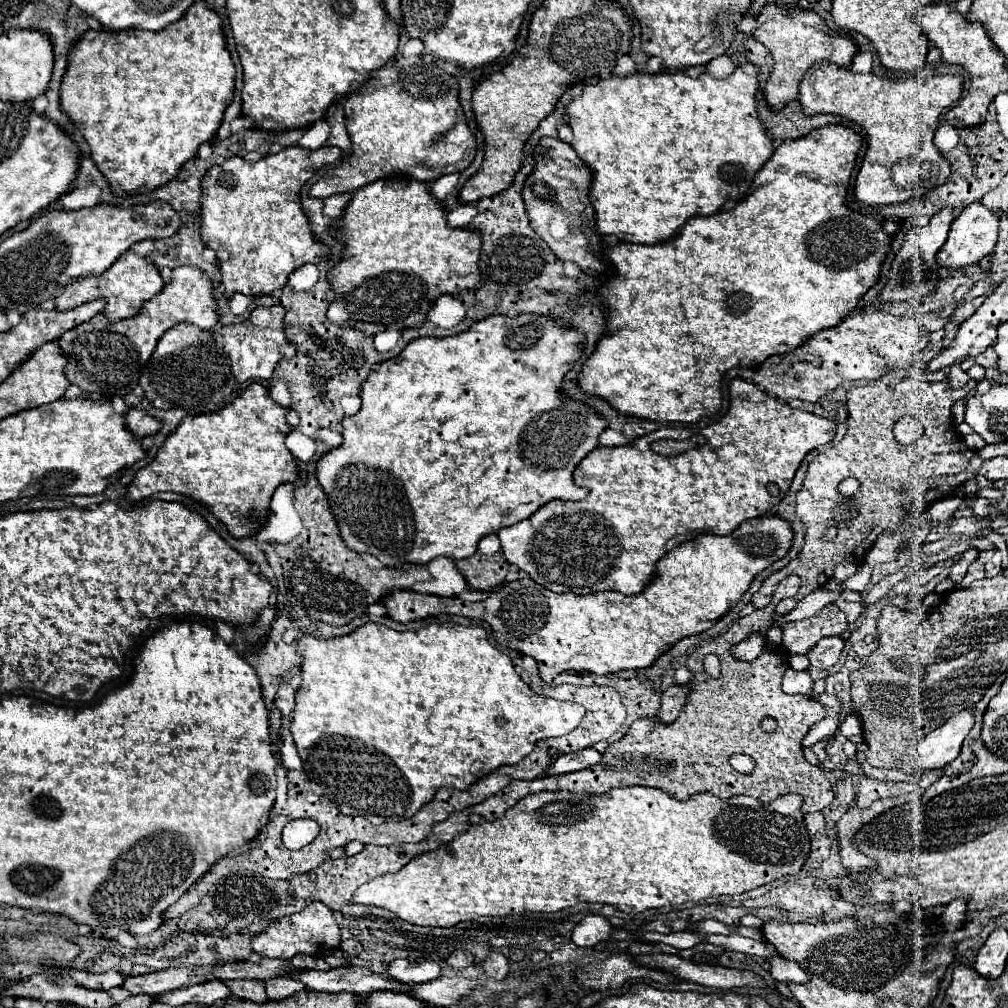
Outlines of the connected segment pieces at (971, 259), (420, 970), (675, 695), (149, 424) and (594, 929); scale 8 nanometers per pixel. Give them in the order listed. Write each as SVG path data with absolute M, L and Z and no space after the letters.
M979 202L969 204L953 220L949 236L947 236L945 244L941 246L941 250L937 252L939 266L945 266L949 270L961 270L961 268L967 268L967 266L981 262L985 256L989 256L993 252L993 248L997 244L997 228L999 228L999 220L991 210L987 210Z
M397 958L389 964L387 976L401 982L401 984L419 984L429 982L441 976L441 968L435 962L409 962L403 958Z
M671 686L661 694L661 708L657 712L659 724L671 724L679 716L683 704L687 702L689 690L689 686Z
M131 408L125 412L125 424L127 424L127 430L135 436L135 438L143 438L143 436L149 436L149 434L155 434L161 424L151 418L147 412L139 410L139 408Z
M589 914L585 916L575 928L573 928L573 936L571 940L577 944L577 946L595 946L599 942L605 942L611 938L611 932L613 932L613 926L609 924L607 918L599 916L599 914Z

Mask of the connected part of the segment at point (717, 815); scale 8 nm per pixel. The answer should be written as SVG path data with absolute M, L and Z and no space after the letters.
M627 786L627 788L613 788L599 796L579 796L571 792L541 792L521 798L513 808L505 812L503 818L493 822L481 822L481 818L473 818L473 826L465 832L453 838L447 844L441 844L433 852L425 852L417 858L413 858L409 864L405 864L395 874L385 874L379 878L373 878L371 882L363 884L351 898L353 904L373 904L391 910L399 918L417 924L417 926L441 926L449 928L463 920L475 920L479 916L511 916L511 914L523 914L523 912L557 912L569 906L575 906L579 902L603 902L619 908L627 914L637 914L647 908L661 908L661 906L677 906L685 902L697 902L711 896L733 896L747 892L751 888L757 888L761 884L773 882L785 874L799 874L807 854L809 854L809 834L803 824L801 814L801 796L797 794L785 794L773 800L771 804L763 804L751 796L731 796L727 800L717 798L709 792L697 794L685 802L679 802L665 792L657 788L645 788L645 786Z

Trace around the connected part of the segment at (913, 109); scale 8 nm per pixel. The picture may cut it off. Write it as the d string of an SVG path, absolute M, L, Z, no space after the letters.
M819 62L811 66L799 86L799 104L805 114L839 114L855 124L859 124L867 134L867 154L863 166L855 180L855 200L863 206L889 206L903 204L915 196L943 186L951 174L949 162L933 146L933 134L937 130L937 120L943 110L955 106L961 98L963 80L961 76L929 76L929 78L909 78L891 80L879 78L875 74L855 74L849 68L841 68L829 62Z

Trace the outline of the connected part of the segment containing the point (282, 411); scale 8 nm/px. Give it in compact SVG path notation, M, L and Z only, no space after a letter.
M253 382L239 398L235 398L219 412L185 416L177 430L165 438L155 458L133 476L131 484L127 486L125 500L141 502L163 490L187 494L197 502L205 504L213 512L213 516L227 526L233 538L253 538L267 522L269 500L275 488L285 482L295 482L299 474L293 454L283 444L285 436L291 432L291 426L287 424L285 416L287 408L273 402L269 390L259 382Z

